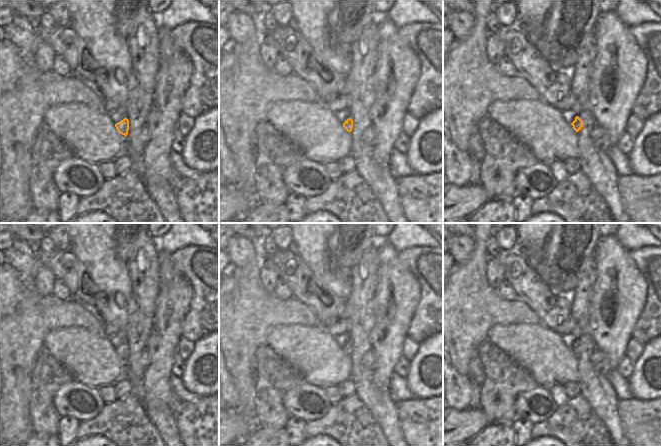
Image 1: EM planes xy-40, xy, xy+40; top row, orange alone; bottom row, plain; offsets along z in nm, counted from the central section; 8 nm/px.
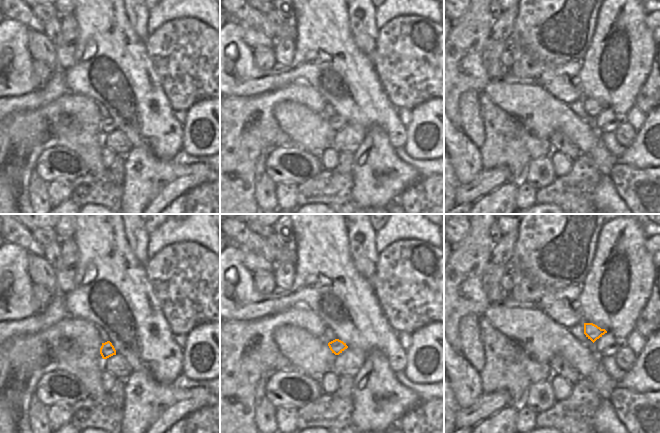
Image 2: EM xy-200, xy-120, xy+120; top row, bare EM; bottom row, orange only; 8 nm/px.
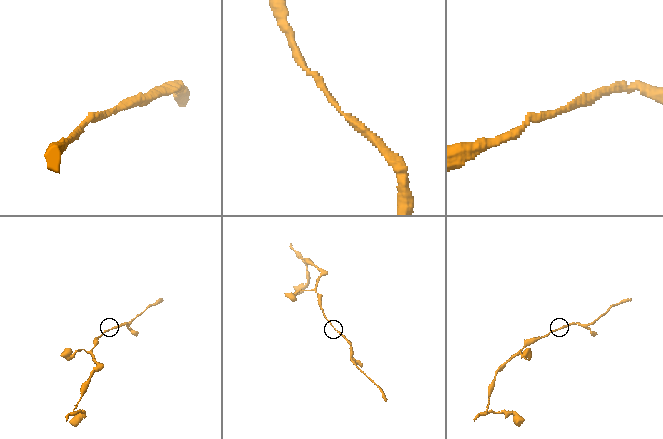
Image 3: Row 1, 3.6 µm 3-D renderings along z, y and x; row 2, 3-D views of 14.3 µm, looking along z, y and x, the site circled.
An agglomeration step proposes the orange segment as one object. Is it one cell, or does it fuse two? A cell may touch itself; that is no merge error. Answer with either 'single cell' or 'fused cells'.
single cell

